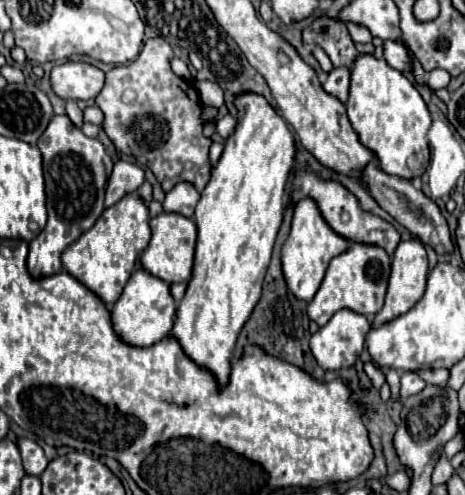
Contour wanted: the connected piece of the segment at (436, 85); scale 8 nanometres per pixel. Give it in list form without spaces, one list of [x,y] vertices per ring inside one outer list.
[[[433,69],[431,73],[427,73],[427,85],[431,89],[443,89],[449,83],[449,73],[443,69]]]

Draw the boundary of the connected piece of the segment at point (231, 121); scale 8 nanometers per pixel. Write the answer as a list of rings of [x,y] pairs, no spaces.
[[[225,115],[225,117],[221,117],[221,119],[217,121],[215,131],[217,131],[217,133],[223,137],[223,141],[225,141],[227,137],[231,137],[231,135],[233,135],[235,125],[237,125],[237,119],[235,119],[233,115]]]

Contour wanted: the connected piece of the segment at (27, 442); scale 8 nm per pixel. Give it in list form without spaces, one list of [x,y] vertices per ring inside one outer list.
[[[17,437],[17,443],[19,443],[17,447],[21,451],[25,471],[29,475],[41,475],[43,469],[47,467],[47,457],[43,449],[33,439],[27,439],[27,437]]]

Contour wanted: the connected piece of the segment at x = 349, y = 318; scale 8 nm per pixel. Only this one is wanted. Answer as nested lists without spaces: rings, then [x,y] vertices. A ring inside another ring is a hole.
[[[349,309],[337,311],[331,321],[311,337],[311,353],[319,367],[325,371],[353,367],[363,351],[369,329],[371,325],[365,315]]]

